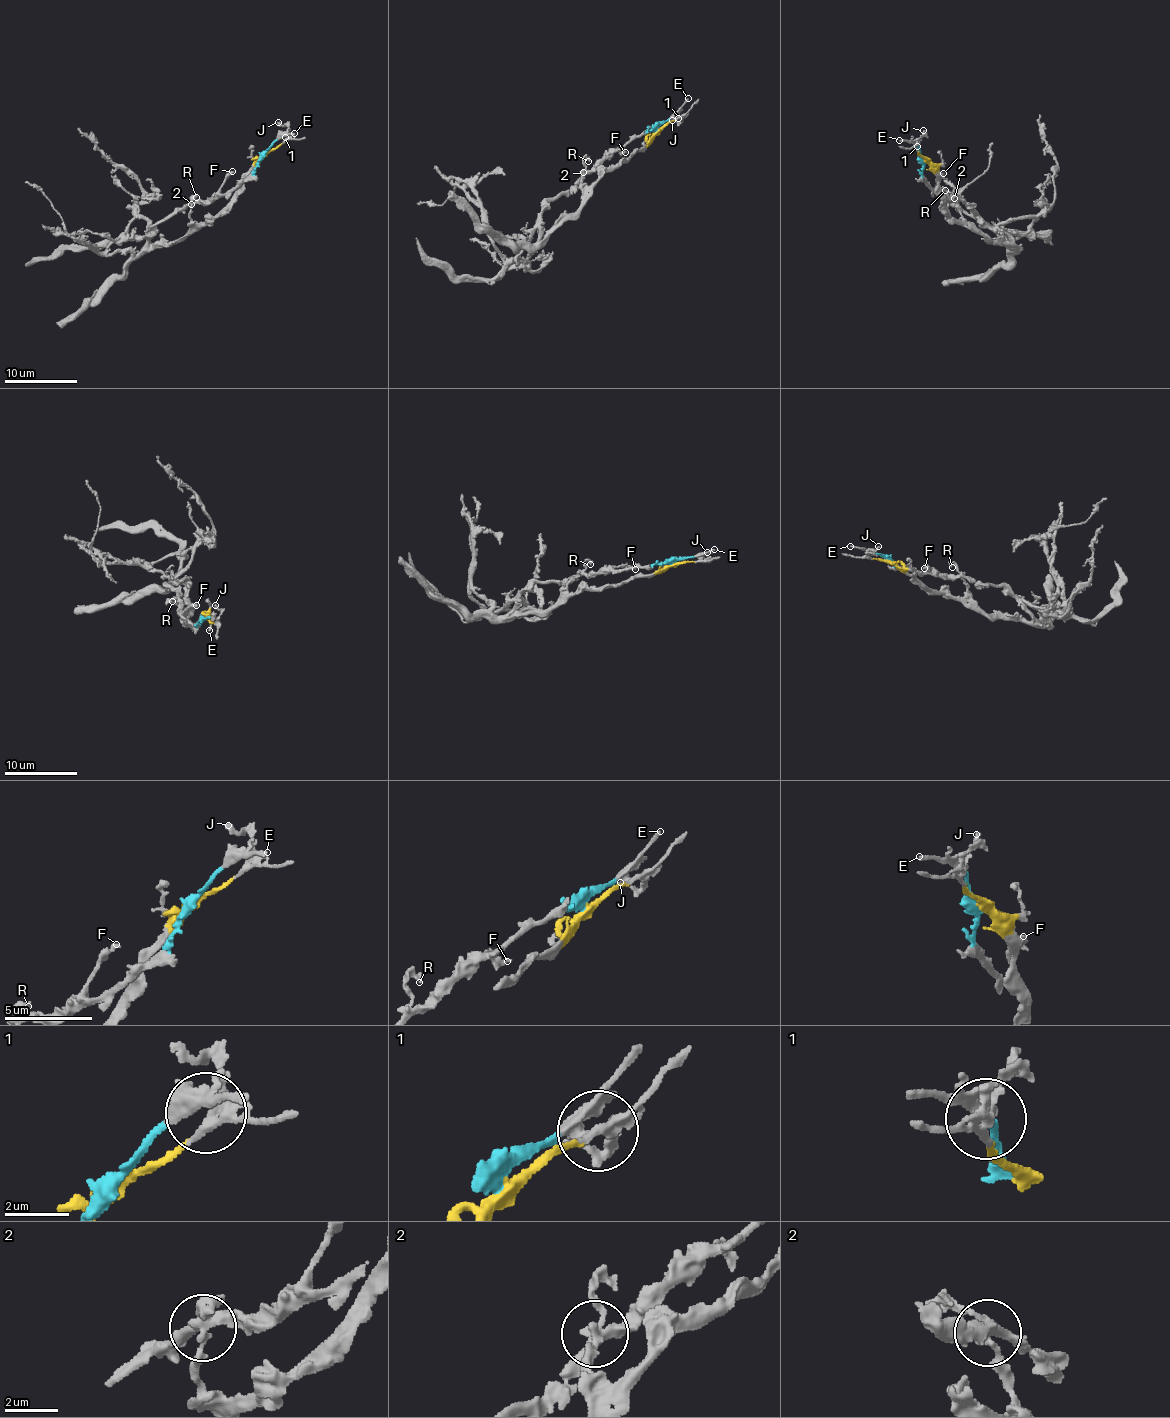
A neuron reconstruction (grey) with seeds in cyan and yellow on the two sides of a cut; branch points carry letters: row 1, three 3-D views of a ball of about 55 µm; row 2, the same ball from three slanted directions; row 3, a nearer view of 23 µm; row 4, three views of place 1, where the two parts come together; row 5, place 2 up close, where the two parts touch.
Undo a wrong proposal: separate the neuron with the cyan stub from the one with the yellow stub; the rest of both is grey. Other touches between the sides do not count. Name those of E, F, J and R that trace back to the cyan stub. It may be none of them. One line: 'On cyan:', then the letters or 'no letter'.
On cyan: E, F

